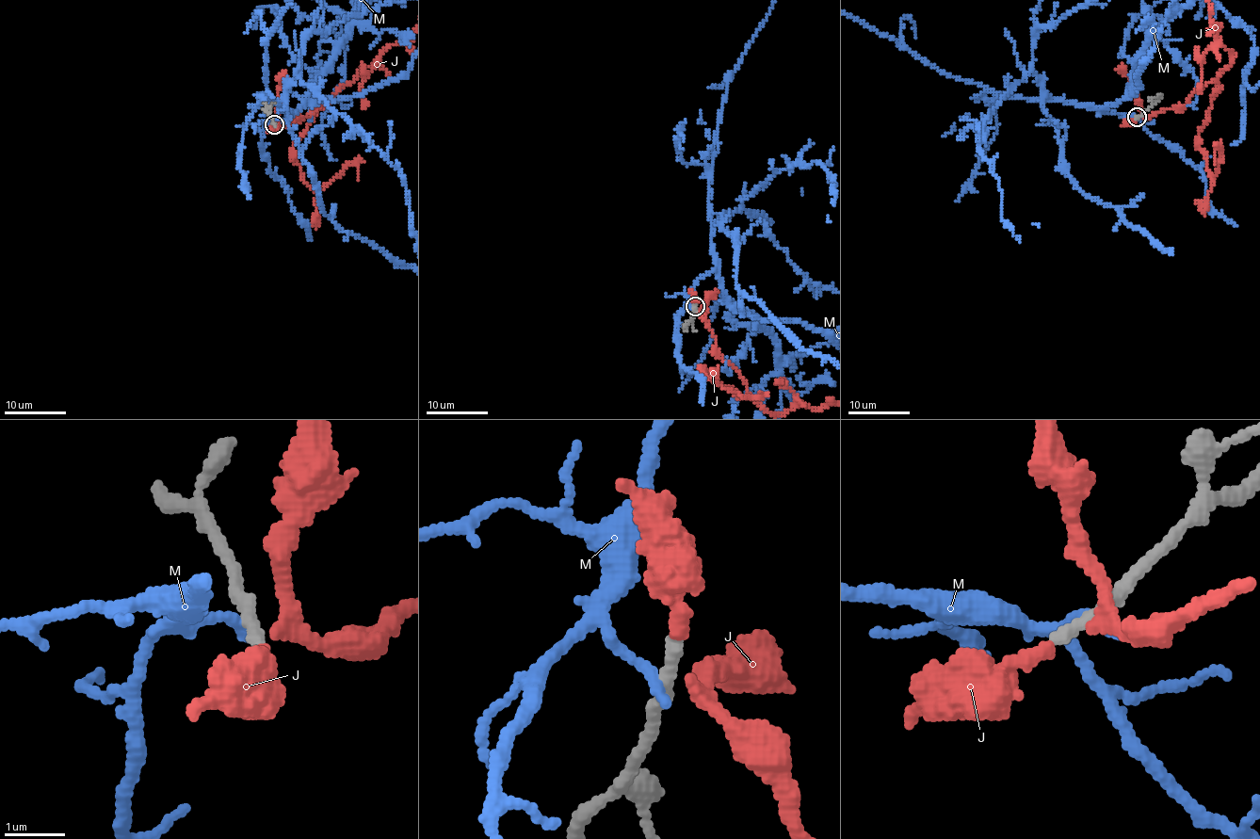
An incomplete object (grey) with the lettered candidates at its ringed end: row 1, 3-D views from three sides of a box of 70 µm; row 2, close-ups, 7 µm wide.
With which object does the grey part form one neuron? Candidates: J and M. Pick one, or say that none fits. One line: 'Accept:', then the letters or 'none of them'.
Accept: none of them

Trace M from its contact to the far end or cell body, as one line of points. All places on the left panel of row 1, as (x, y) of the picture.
M: (273, 123), (265, 122), (287, 115), (266, 97), (265, 41), (291, 2), (349, 104), (347, 126), (324, 153)

